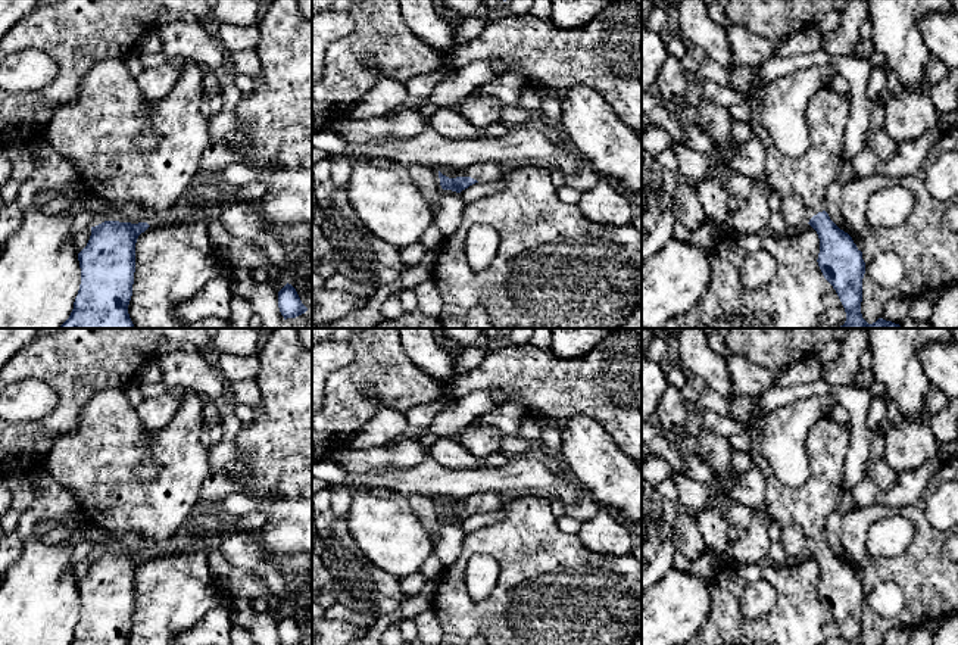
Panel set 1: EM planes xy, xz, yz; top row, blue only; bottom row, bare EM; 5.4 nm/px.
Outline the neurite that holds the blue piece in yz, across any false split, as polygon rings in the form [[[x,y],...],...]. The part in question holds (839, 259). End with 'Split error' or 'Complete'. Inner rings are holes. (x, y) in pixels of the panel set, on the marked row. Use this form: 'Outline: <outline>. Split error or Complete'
Outline: [[[829,87],[818,90],[808,102],[806,124],[809,146],[803,156],[781,153],[761,124],[752,124],[755,137],[767,152],[764,175],[783,196],[798,196],[805,203],[809,225],[820,239],[818,267],[836,290],[846,321],[839,328],[902,328],[879,318],[868,324],[861,314],[862,278],[865,262],[852,237],[840,230],[826,212],[826,190],[842,169],[843,135],[851,112],[851,96],[842,96]]]. Split error

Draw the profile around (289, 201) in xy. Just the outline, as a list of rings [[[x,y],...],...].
[[[312,168],[265,172],[268,193],[256,202],[268,225],[312,227]]]

